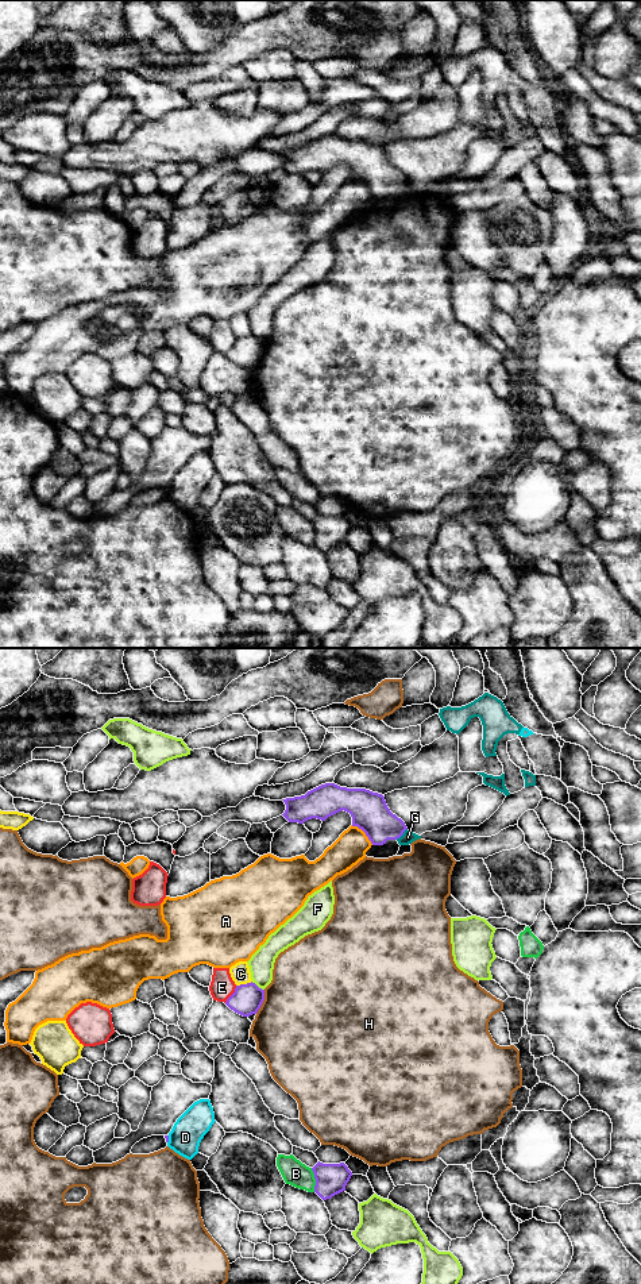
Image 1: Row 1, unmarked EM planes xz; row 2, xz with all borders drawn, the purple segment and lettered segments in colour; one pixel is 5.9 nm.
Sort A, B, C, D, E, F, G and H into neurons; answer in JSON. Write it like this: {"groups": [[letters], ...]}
{"groups": [["A"], ["B"], ["C"], ["D", "G"], ["E"], ["F"], ["H"]]}

